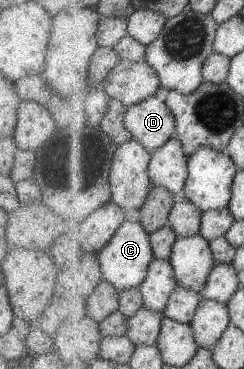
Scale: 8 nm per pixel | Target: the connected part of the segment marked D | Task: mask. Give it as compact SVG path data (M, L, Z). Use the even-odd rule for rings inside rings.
M151 97L124 114L125 126L147 150L153 152L176 136L176 118L166 101Z

